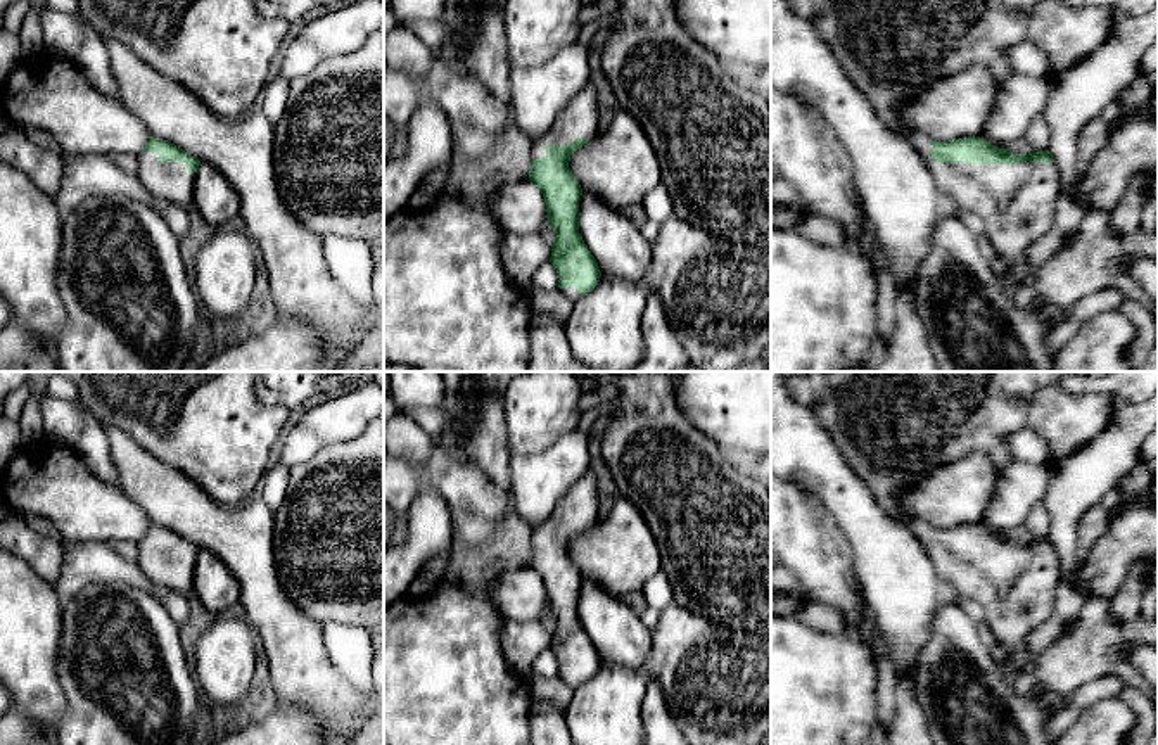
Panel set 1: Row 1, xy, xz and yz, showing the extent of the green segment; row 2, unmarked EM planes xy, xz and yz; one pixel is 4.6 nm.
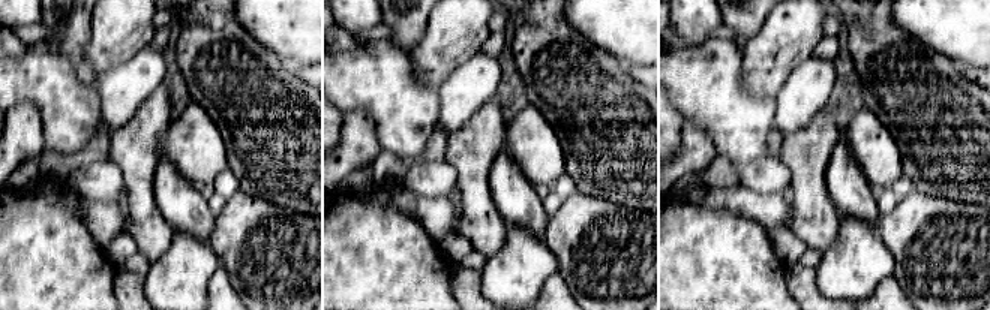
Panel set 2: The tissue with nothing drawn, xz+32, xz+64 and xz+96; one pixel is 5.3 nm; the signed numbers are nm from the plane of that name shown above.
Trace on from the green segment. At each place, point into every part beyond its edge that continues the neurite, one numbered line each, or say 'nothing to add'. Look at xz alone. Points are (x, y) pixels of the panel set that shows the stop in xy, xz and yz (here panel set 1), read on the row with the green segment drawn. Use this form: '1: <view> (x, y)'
1: xz (579, 120)

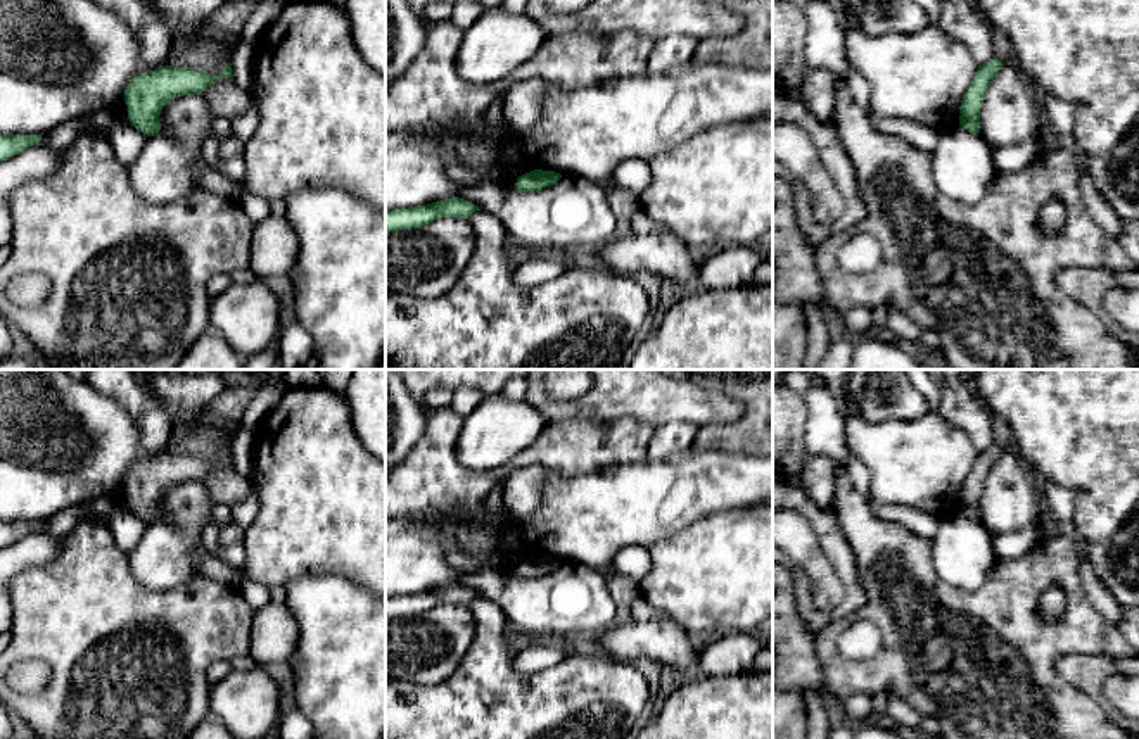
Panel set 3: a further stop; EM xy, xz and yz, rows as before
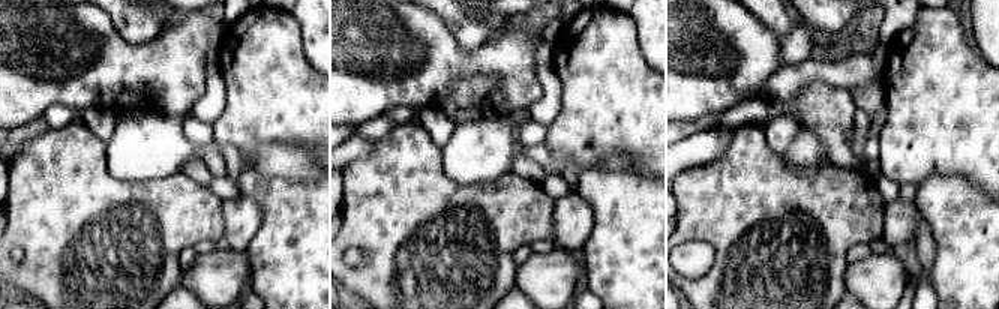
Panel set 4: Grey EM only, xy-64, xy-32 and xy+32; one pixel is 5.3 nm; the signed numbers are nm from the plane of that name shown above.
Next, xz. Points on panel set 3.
nothing to add

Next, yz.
nothing to add

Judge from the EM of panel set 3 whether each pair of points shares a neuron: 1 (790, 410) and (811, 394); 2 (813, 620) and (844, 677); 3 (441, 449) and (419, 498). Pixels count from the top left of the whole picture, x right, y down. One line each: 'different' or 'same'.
1: different
2: different
3: same

